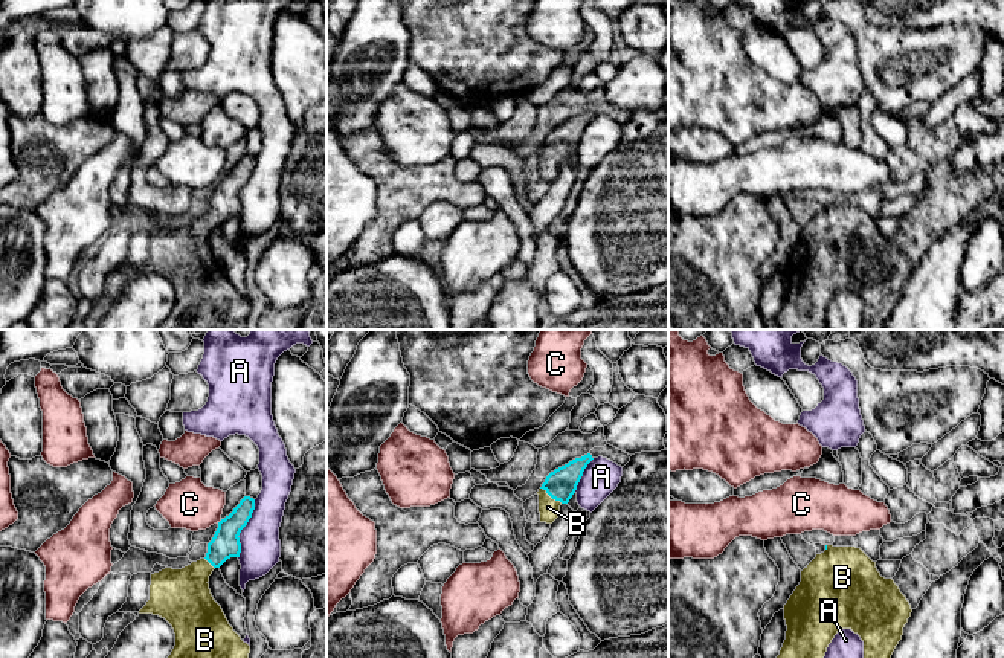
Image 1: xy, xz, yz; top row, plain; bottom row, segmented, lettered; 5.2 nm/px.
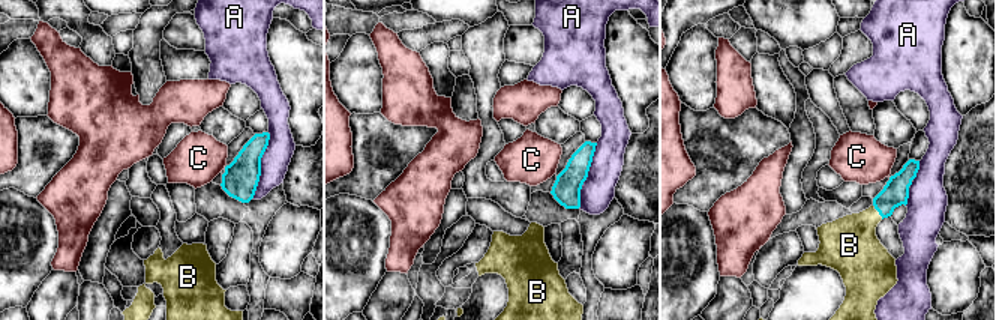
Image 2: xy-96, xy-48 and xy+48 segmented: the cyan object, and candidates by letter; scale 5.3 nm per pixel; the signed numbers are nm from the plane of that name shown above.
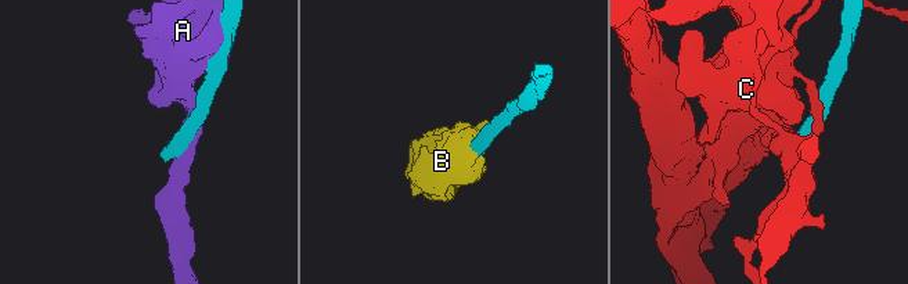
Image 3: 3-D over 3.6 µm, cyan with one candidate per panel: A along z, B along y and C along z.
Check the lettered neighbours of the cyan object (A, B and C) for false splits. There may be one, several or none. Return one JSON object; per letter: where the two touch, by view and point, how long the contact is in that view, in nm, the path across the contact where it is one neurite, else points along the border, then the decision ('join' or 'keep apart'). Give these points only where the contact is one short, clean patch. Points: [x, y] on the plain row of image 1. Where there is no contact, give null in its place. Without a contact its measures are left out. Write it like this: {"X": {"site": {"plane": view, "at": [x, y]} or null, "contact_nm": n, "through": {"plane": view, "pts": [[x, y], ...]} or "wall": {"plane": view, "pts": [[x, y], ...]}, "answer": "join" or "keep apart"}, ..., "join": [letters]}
{"A": {"site": {"plane": "xy", "at": [243, 185]}, "contact_nm": 320, "answer": "keep apart"}, "B": {"site": {"plane": "xz", "at": [551, 154]}, "contact_nm": 150, "through": {"plane": "xz", "pts": [[560, 142], [551, 154], [548, 165]]}, "answer": "join"}, "C": {"site": {"plane": "xy", "at": [220, 179]}, "contact_nm": 30, "answer": "keep apart"}, "join": ["B"]}

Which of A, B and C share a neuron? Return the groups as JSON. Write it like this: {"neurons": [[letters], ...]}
{"neurons": [["A"], ["B"], ["C"]]}

